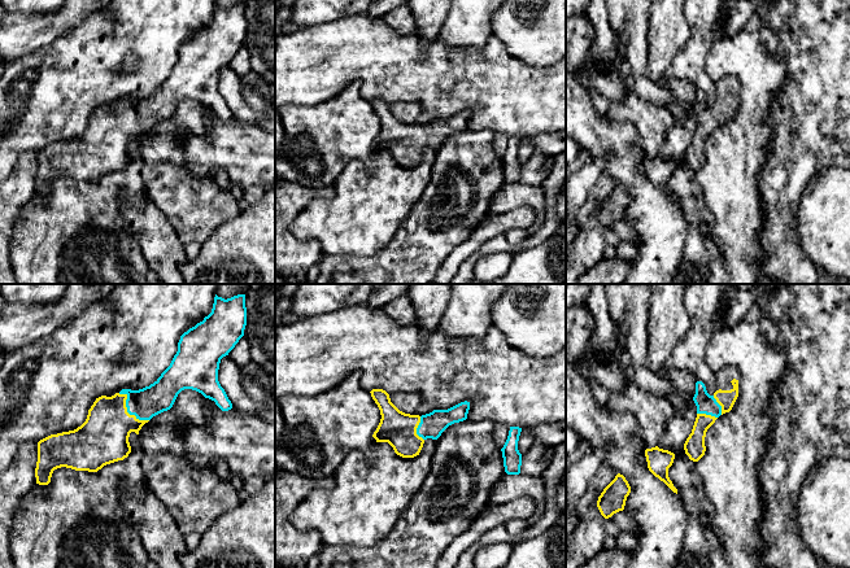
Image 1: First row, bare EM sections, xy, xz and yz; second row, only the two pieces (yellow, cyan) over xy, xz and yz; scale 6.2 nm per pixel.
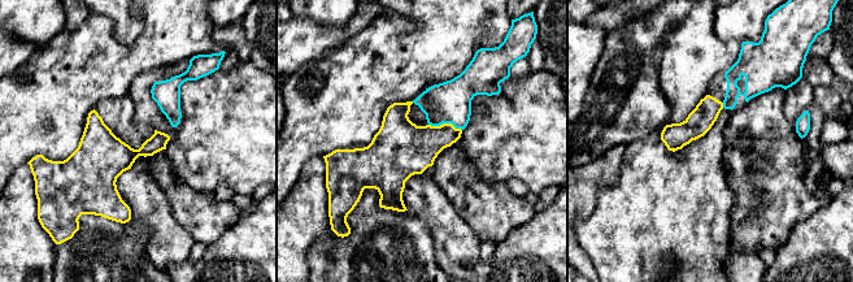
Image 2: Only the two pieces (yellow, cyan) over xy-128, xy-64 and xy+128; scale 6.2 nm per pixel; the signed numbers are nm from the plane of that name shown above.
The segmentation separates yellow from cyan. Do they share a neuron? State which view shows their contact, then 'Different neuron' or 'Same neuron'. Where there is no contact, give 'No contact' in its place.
Touches yellow in xy. Same neuron

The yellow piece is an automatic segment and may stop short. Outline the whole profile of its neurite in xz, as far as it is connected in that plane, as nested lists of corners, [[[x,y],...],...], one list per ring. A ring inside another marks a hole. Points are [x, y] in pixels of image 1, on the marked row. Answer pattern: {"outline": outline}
{"outline": [[[372,389],[370,393],[382,415],[372,437],[376,442],[388,442],[402,458],[419,455],[427,438],[437,440],[449,425],[466,420],[470,410],[470,402],[465,401],[448,410],[410,415],[393,405],[385,390]]]}

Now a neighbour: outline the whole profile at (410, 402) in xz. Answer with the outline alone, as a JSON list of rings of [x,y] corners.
[[[420,392],[392,393],[389,398],[391,402],[405,414],[422,416],[433,411]]]

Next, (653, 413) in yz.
[[[632,366],[624,368],[624,386],[619,393],[611,394],[606,406],[615,414],[631,414],[637,419],[637,434],[646,449],[658,446],[658,441],[666,431],[668,420],[679,412],[672,403],[663,397],[642,392],[633,383]]]

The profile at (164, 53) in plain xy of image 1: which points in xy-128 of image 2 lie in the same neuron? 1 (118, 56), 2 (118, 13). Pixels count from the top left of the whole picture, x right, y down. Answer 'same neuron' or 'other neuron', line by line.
1: same neuron
2: other neuron

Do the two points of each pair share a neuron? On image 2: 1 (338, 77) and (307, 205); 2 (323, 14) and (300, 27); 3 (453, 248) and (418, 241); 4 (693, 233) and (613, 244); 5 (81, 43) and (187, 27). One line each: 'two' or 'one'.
1: two
2: two
3: two
4: one
5: one

